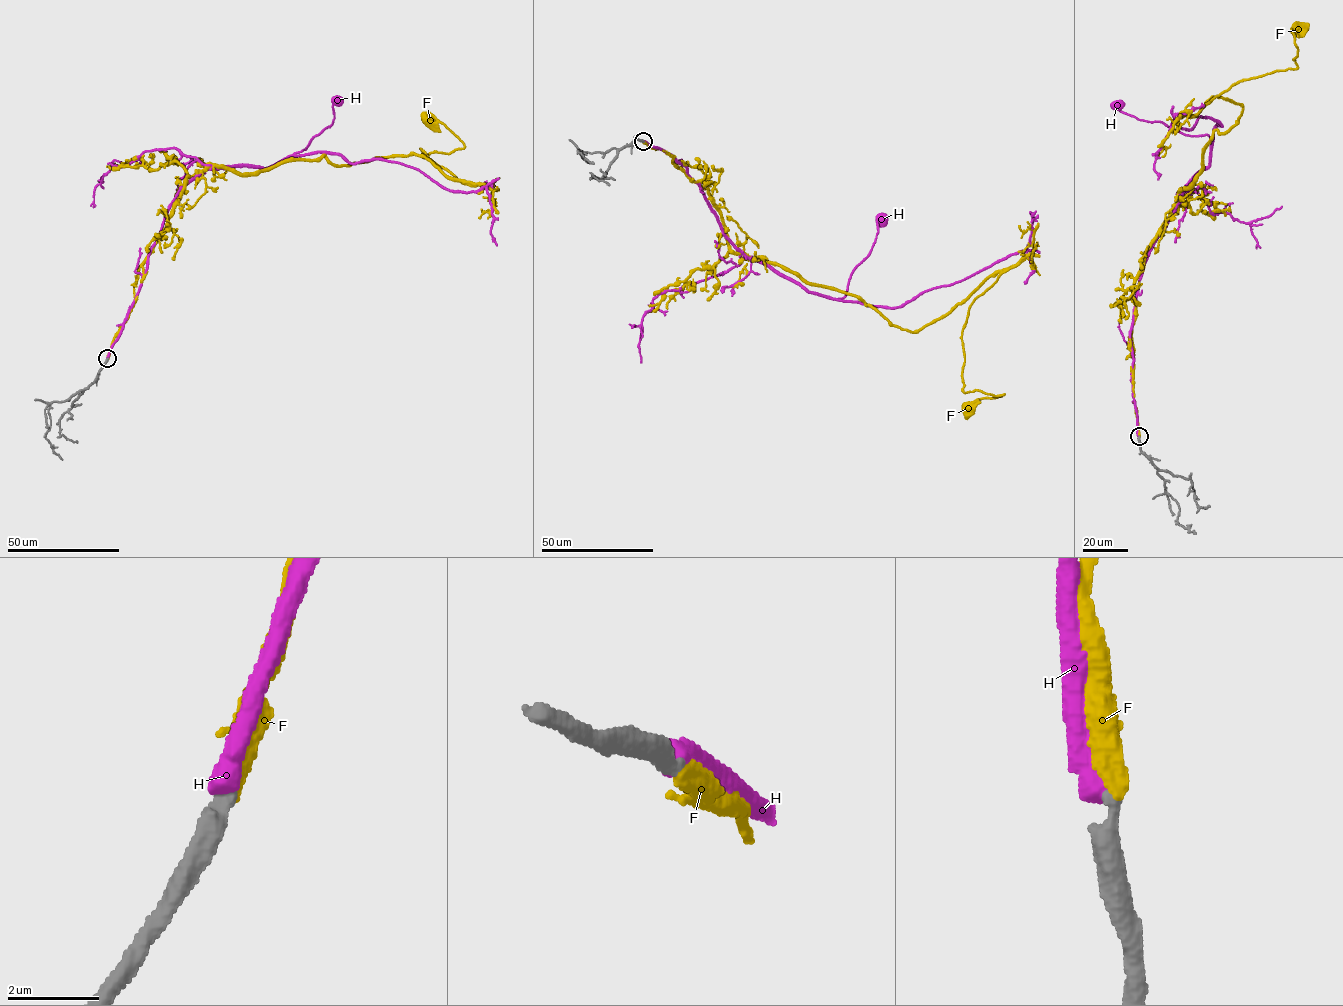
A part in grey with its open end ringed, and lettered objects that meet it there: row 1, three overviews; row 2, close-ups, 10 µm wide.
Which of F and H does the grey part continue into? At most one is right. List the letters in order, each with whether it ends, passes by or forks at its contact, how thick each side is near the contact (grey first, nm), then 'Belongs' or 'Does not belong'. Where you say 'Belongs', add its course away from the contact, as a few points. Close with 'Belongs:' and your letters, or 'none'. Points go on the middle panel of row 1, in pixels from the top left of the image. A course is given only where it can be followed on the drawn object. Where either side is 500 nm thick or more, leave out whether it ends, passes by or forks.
F: It ends there. Thickness 400 nm (grey) against 440 nm. Does not belong
H: Thickness 360 nm (grey) against 550 nm. Belongs. Its course: (644, 141), (686, 167), (736, 247), (808, 291), (845, 296), (850, 274), (875, 240), (876, 220), (882, 220)
Belongs: H

